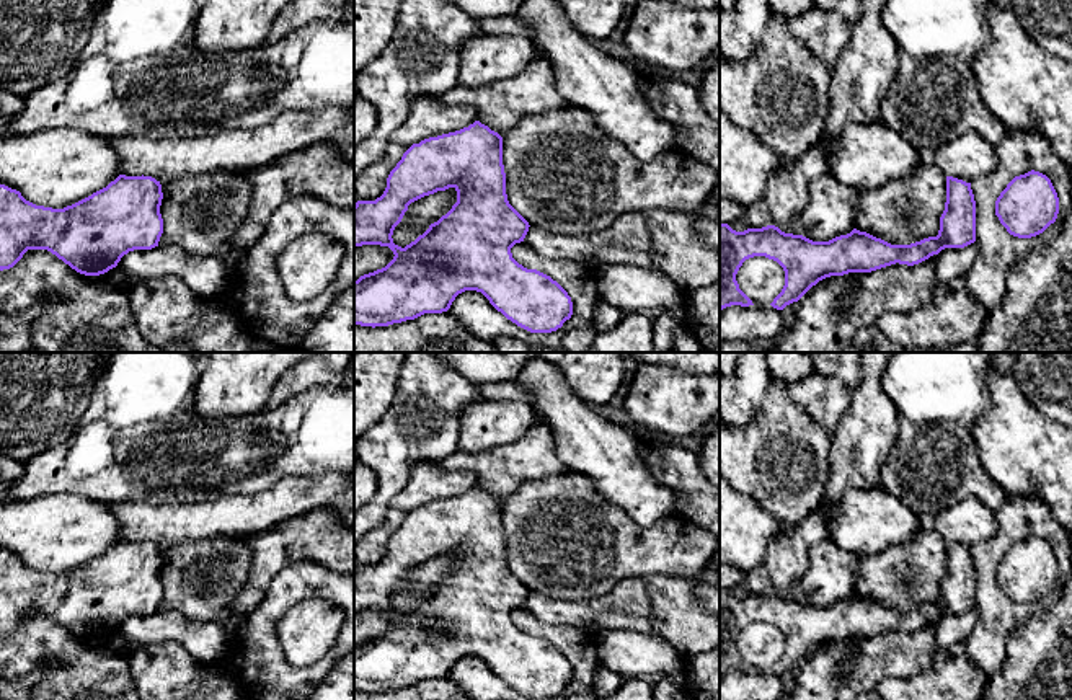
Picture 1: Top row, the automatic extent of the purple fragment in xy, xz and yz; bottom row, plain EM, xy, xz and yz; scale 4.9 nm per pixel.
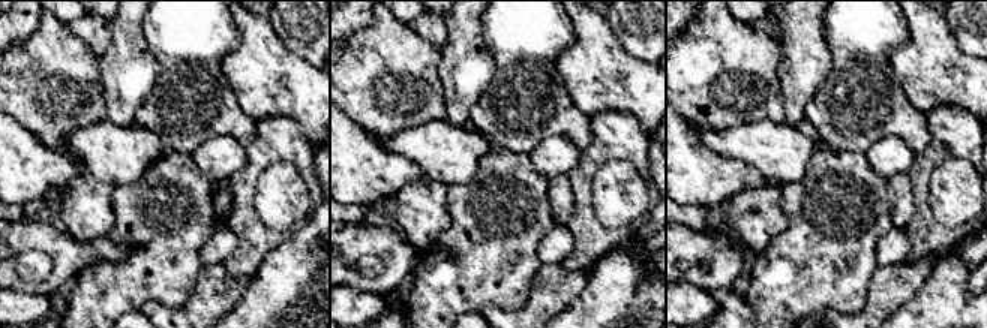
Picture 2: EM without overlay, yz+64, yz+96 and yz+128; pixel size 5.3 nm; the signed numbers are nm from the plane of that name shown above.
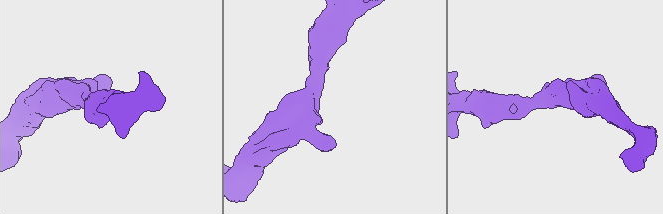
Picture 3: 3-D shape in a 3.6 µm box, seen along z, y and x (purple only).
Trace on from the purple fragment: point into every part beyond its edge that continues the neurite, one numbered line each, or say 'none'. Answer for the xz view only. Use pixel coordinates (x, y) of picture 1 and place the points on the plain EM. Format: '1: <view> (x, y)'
none

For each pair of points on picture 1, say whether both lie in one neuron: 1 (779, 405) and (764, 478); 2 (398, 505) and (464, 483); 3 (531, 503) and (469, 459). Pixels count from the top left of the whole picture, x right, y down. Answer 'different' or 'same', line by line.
1: same
2: same
3: different

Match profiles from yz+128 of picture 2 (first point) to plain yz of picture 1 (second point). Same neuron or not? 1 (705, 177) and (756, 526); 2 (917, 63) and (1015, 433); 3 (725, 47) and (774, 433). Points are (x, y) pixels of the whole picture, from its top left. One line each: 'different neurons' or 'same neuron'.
1: same neuron
2: same neuron
3: same neuron

